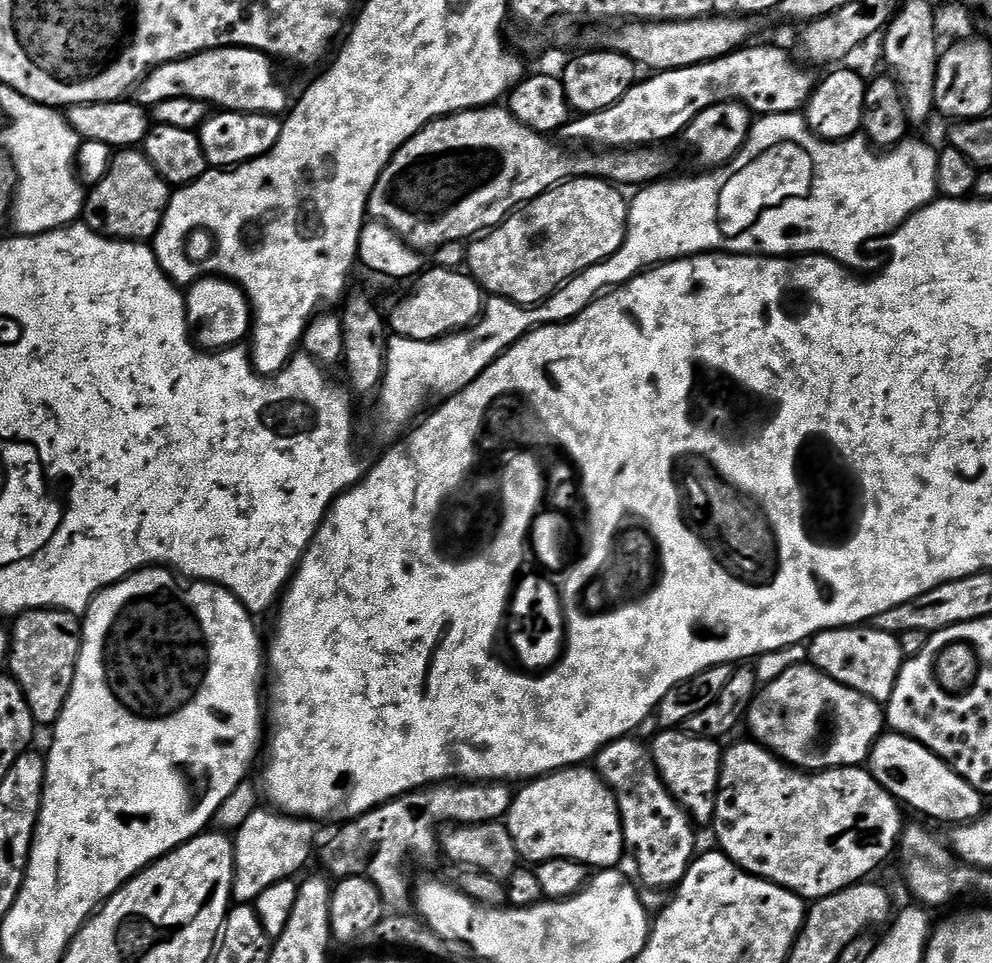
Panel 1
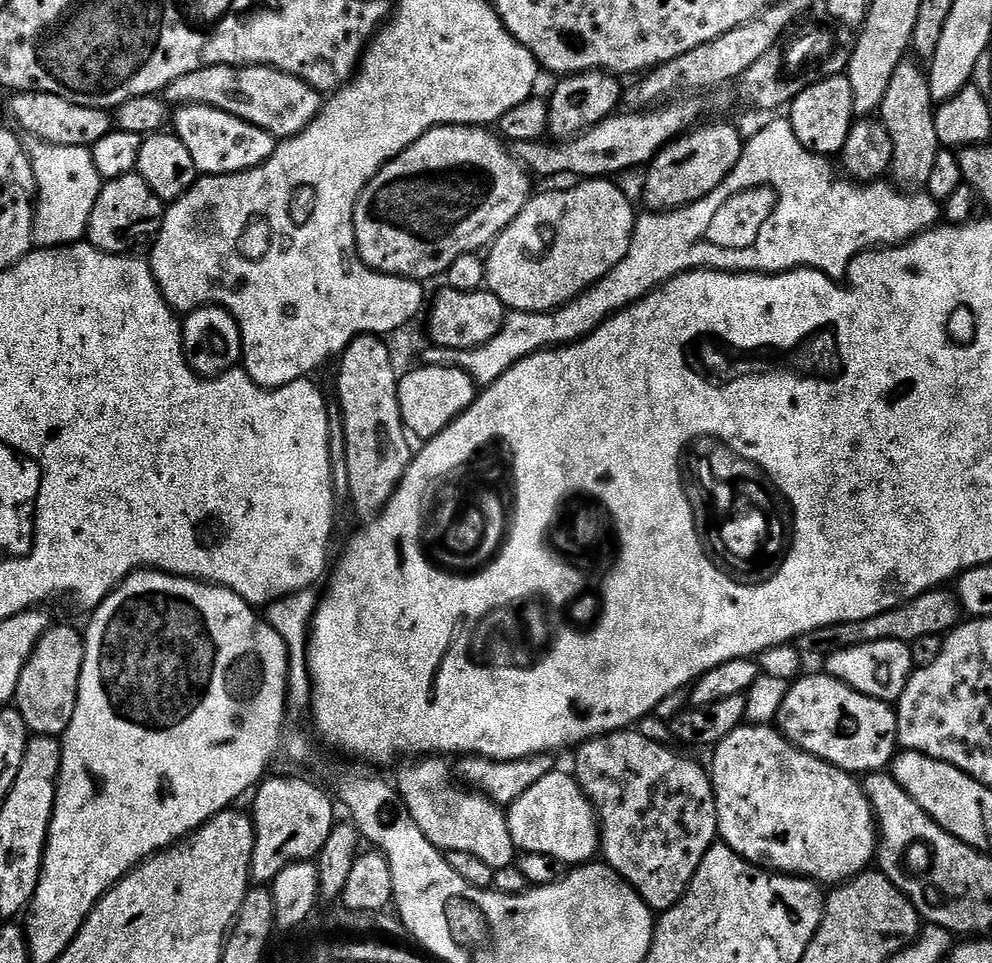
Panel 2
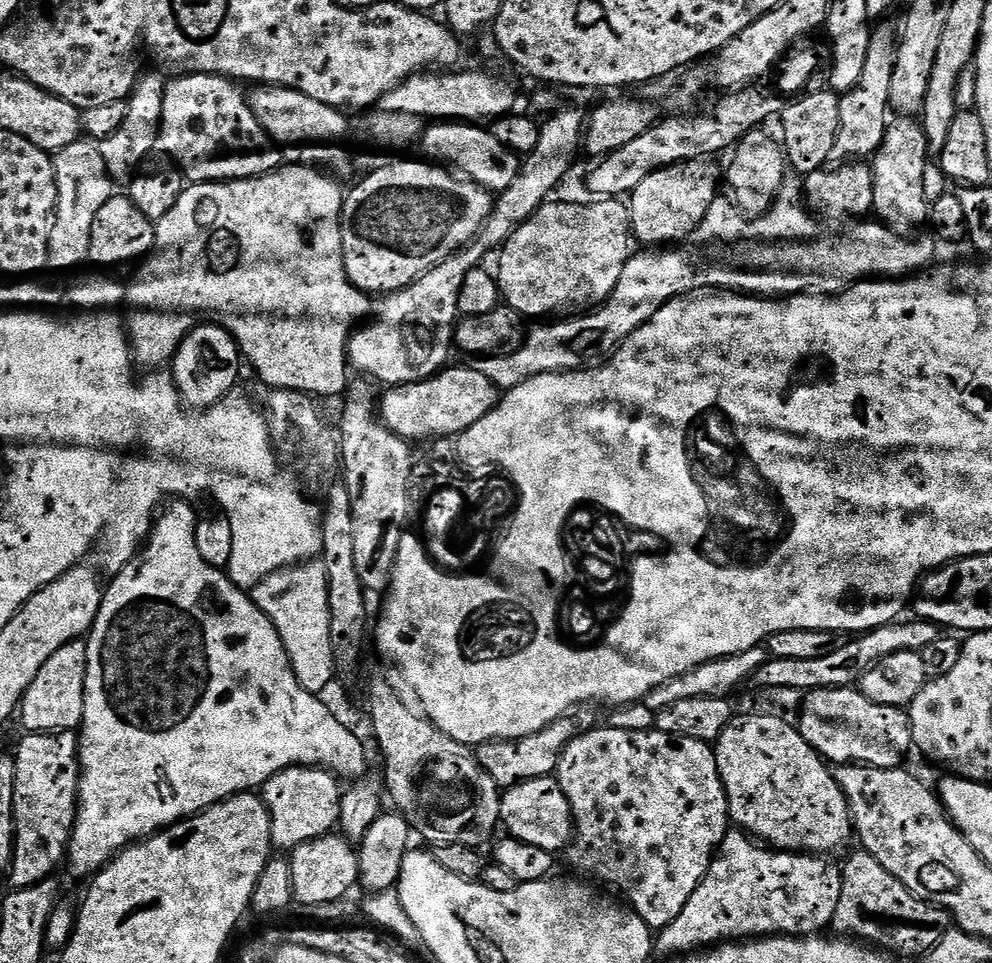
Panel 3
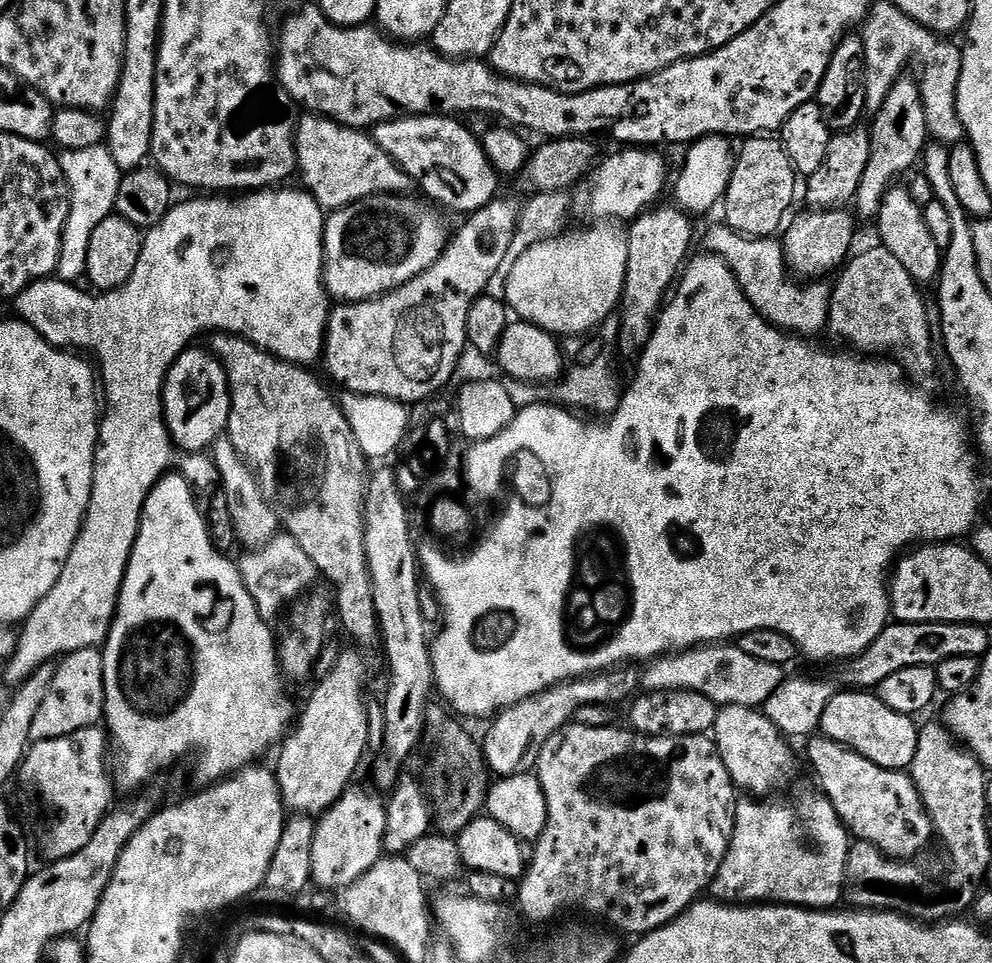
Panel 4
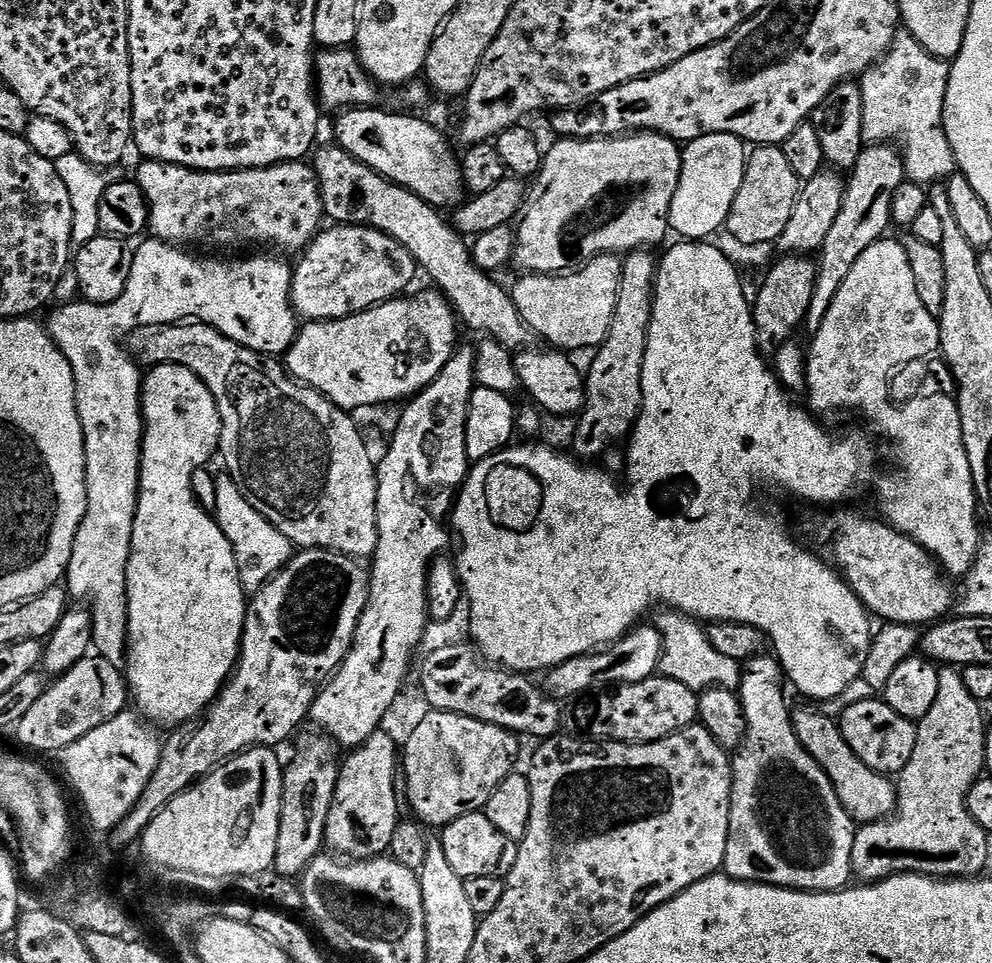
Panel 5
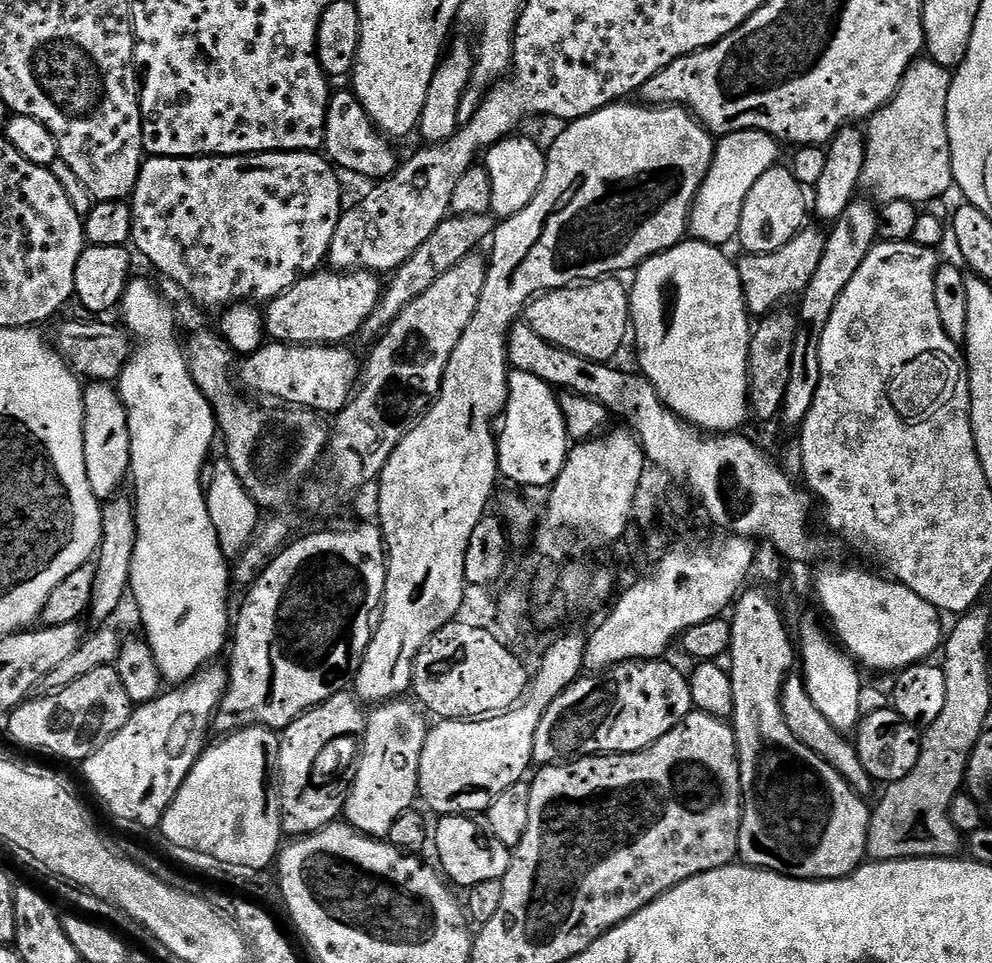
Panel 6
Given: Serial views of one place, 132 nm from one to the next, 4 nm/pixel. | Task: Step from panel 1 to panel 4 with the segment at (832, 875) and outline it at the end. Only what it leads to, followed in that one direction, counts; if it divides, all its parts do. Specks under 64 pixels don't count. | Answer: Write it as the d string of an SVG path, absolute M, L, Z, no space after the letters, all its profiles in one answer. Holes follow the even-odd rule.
M725 704L717 711L711 735L733 784L741 793L768 798L775 793L772 792L775 788L793 783L791 780L796 772L796 756L791 746L783 740L781 728L765 716L763 711Z

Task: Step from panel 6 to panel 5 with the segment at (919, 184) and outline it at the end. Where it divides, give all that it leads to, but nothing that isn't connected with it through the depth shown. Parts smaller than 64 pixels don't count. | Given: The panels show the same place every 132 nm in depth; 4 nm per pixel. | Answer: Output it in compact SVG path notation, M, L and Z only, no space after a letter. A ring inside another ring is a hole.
M900 34L884 59L873 64L858 80L865 145L895 142L904 157L904 175L914 184L932 186L947 181L957 171L954 150L944 129L949 71L949 61L927 52L912 35Z

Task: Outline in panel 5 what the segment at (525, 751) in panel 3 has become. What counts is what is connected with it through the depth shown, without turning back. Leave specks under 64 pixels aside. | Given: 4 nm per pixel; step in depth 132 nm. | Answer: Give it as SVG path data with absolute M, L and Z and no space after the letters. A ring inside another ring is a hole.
M637 626L633 628L628 635L623 636L615 644L607 645L603 650L590 652L588 655L579 656L578 658L570 658L556 668L551 669L547 673L547 691L556 698L576 695L576 697L579 697L581 694L584 694L579 694L579 692L586 691L595 682L596 676L604 683L601 685L608 686L613 682L619 682L621 685L637 684L646 678L657 675L664 637L660 635L660 631L656 627L644 627Z

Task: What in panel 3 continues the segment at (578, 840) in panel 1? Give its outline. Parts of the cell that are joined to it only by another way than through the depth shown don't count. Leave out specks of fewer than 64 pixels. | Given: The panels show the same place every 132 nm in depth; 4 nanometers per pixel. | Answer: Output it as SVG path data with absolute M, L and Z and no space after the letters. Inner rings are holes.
M552 776L534 778L507 789L500 798L500 818L511 839L530 842L530 846L560 854L572 843L572 807L566 794L562 794L562 786Z

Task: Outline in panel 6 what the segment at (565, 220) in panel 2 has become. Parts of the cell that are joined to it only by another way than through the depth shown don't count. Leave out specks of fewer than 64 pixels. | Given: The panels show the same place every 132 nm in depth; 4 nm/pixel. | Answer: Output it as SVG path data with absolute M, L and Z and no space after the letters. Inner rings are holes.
M605 278L602 280L589 280L579 286L570 288L553 288L551 292L536 297L526 309L526 322L546 342L567 352L578 354L587 360L601 362L615 361L624 339L630 336L630 292L627 287L619 284L619 279Z

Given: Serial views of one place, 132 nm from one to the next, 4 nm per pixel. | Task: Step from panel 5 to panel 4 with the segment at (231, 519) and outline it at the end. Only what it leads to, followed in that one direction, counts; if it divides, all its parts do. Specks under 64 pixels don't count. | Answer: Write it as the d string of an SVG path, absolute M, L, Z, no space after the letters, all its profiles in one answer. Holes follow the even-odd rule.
M281 532L276 538L271 537L239 561L240 576L247 592L254 598L259 614L264 620L272 622L304 593L307 593L318 580L316 564L310 560L306 550L298 545L297 539L287 532Z

